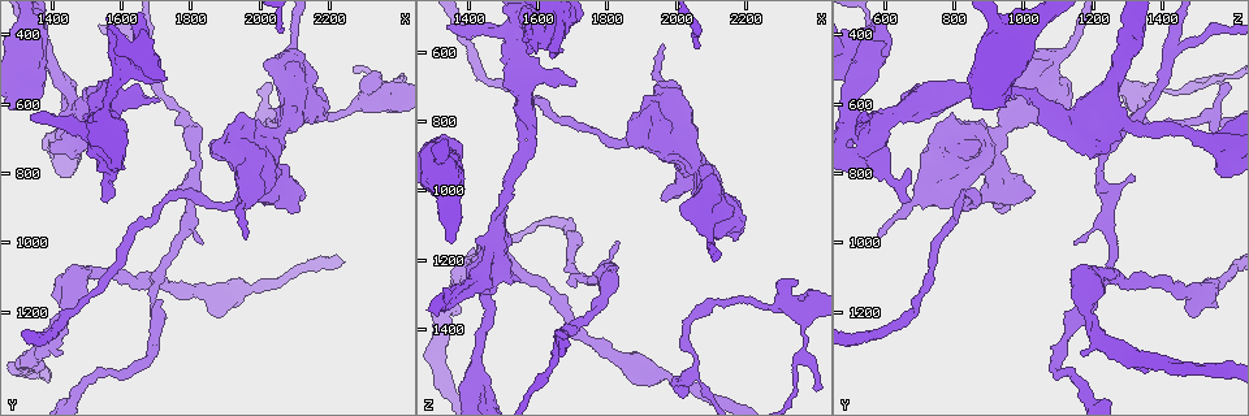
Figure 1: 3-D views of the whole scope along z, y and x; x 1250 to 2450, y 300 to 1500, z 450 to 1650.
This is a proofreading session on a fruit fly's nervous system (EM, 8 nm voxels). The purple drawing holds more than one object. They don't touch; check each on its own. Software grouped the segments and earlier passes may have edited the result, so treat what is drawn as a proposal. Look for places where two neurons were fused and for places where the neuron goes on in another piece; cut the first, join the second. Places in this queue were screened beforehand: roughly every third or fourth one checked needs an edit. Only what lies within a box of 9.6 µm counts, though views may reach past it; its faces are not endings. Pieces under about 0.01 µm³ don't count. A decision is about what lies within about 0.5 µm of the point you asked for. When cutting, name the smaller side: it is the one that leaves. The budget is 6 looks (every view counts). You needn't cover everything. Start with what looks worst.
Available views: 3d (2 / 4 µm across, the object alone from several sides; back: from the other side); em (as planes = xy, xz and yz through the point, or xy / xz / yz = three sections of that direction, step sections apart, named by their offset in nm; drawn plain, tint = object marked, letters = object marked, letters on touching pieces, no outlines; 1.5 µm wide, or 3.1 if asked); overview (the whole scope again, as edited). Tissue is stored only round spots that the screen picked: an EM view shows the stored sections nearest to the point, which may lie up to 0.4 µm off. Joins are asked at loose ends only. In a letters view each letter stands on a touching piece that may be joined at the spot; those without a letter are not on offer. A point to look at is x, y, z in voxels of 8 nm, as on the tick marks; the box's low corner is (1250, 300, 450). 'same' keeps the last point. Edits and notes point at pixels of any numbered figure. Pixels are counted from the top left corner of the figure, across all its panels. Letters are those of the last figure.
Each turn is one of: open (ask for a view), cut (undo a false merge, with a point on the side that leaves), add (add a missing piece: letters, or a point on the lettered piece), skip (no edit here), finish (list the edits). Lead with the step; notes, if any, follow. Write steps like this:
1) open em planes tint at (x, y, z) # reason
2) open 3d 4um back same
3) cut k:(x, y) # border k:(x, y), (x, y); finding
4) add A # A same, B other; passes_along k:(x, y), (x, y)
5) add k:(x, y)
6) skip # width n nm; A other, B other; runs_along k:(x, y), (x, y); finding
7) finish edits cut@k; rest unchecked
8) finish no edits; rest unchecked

open em planes letters at (1410, 1320, 1170) # free end

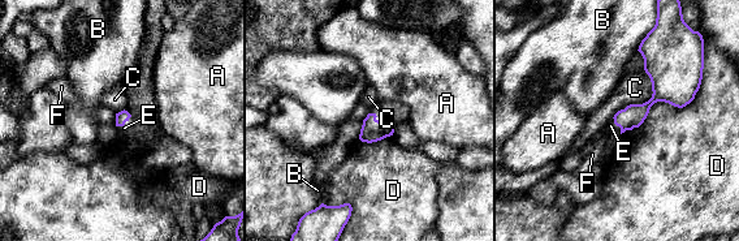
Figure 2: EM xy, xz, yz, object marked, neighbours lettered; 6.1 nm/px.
add E # A other, B other, C other, D other, E same, F other; the neuron continues

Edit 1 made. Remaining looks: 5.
open em 3.1um planes letters at (1640, 480, 550)

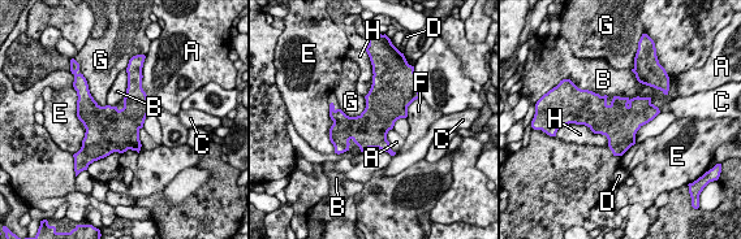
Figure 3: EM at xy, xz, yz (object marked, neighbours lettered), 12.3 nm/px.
skip # A other, B other, C other, D other, E other, F other, G other, H other; one neuron here

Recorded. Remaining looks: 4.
finish edits add@2; rest unchecked

